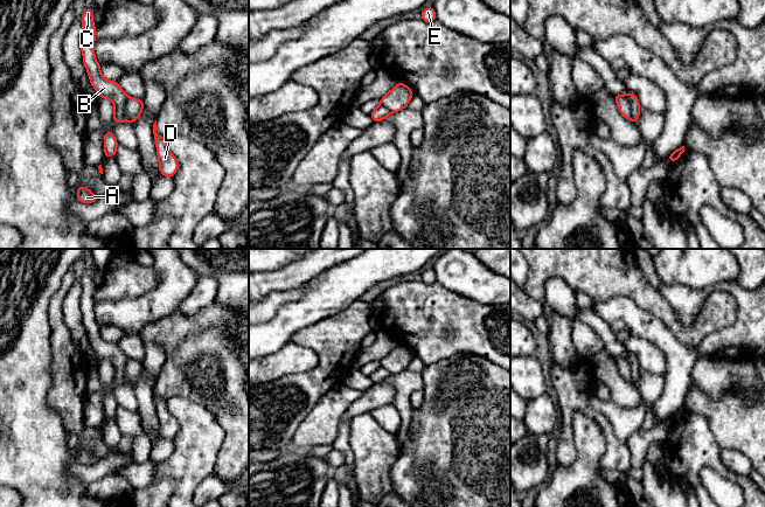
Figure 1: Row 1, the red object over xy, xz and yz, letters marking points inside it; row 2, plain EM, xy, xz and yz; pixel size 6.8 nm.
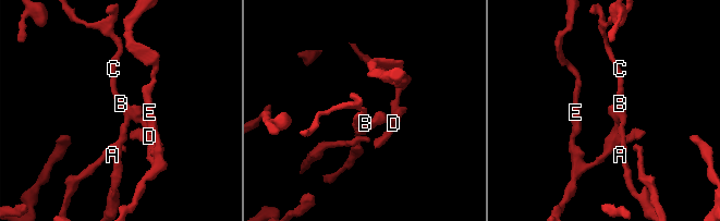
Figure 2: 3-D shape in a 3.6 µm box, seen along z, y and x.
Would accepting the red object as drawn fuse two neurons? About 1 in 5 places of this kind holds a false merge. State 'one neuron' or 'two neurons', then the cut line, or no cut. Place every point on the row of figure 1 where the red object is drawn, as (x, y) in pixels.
one neuron; no cut

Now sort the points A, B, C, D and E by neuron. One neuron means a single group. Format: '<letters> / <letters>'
A B C D E

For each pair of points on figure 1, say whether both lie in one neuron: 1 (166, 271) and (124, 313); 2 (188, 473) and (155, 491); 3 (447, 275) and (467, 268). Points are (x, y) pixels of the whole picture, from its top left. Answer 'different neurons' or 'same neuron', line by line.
1: same neuron
2: different neurons
3: same neuron

